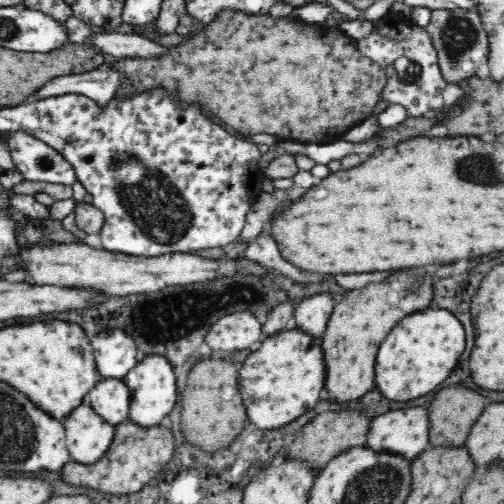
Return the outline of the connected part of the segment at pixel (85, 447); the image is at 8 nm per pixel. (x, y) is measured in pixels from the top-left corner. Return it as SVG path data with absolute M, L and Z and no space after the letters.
M88 400L73 408L62 421L71 460L82 464L94 464L110 448L115 425L106 422L90 406Z

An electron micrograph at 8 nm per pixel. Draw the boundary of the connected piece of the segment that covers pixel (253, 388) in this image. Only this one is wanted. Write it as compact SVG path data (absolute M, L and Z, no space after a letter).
M295 325L268 336L261 343L260 349L251 352L246 360L239 364L238 386L250 422L260 430L270 430L290 424L292 420L300 418L306 410L313 409L318 404L325 394L326 365L322 346L318 345L309 332Z

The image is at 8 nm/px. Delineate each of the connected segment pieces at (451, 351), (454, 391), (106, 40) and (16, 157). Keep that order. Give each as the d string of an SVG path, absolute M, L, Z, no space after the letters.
M422 310L406 316L380 344L376 358L376 386L388 400L406 402L432 392L456 368L464 352L464 328L446 310Z
M464 386L440 390L430 404L430 446L464 445L488 402Z
M99 31L90 32L88 38L93 45L113 58L134 58L134 56L152 58L152 56L162 56L166 52L162 45L134 33Z
M24 132L10 133L10 140L7 142L15 169L23 174L27 181L42 181L52 184L73 185L77 180L77 174L70 161L66 160L58 151L50 147L42 140L38 140Z

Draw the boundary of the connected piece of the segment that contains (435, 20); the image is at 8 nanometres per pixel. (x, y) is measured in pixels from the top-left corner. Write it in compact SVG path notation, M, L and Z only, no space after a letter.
M454 8L454 10L431 10L431 19L425 29L430 33L438 53L439 66L447 84L458 85L471 78L482 62L488 60L488 34L482 27L476 10Z

